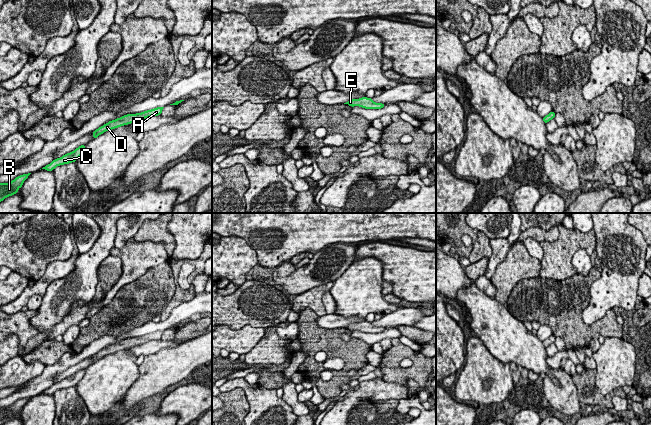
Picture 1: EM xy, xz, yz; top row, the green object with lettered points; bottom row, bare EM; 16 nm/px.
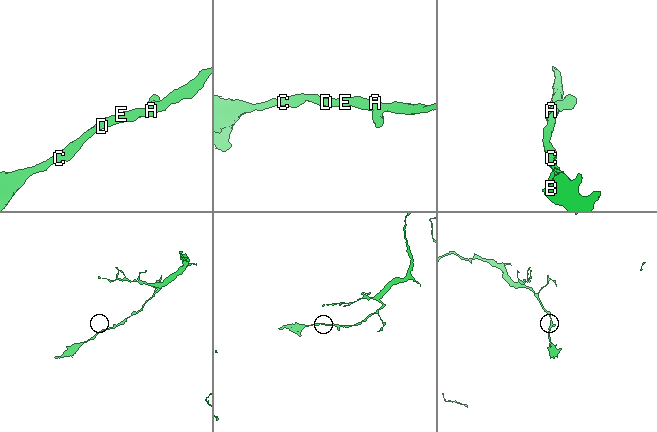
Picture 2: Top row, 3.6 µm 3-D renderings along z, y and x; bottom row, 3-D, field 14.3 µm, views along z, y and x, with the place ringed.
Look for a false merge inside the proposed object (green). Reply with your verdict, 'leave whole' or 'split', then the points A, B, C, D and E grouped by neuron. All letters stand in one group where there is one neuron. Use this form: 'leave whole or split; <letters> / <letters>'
leave whole; A B C D E

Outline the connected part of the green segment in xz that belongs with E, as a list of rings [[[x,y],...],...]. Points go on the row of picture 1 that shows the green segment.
[[[362,97],[359,99],[352,99],[344,103],[351,107],[359,106],[365,109],[381,109],[385,106],[383,103],[375,103],[372,98]]]

